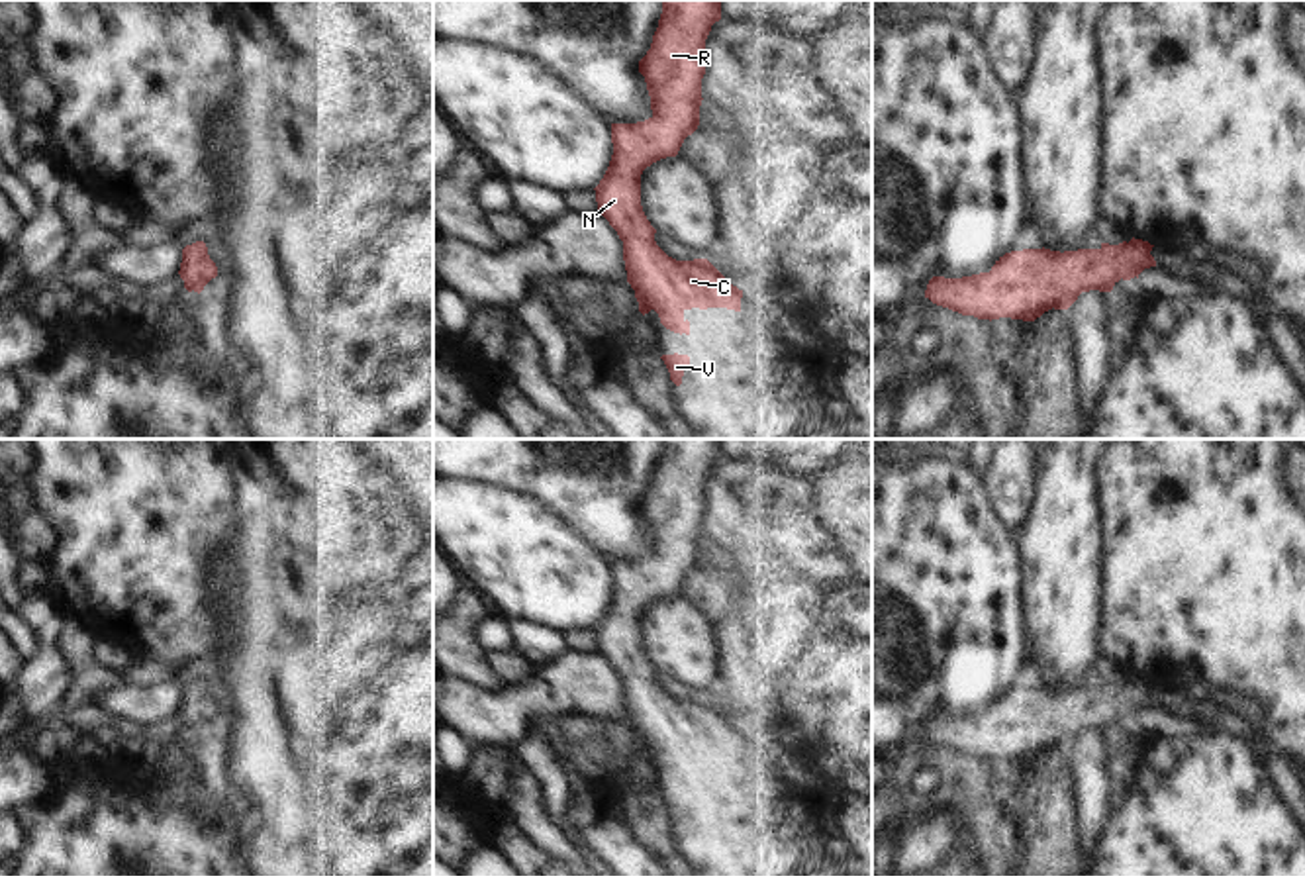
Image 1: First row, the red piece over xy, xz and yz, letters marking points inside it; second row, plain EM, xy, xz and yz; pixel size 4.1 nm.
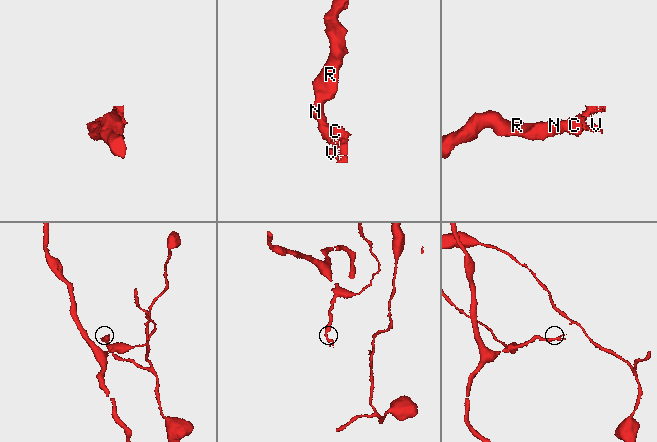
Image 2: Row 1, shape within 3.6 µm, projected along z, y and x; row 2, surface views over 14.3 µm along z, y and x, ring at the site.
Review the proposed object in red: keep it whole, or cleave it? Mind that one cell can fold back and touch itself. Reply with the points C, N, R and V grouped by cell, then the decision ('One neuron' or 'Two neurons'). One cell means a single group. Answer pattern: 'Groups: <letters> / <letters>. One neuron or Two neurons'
Groups: C N R V. One neuron

